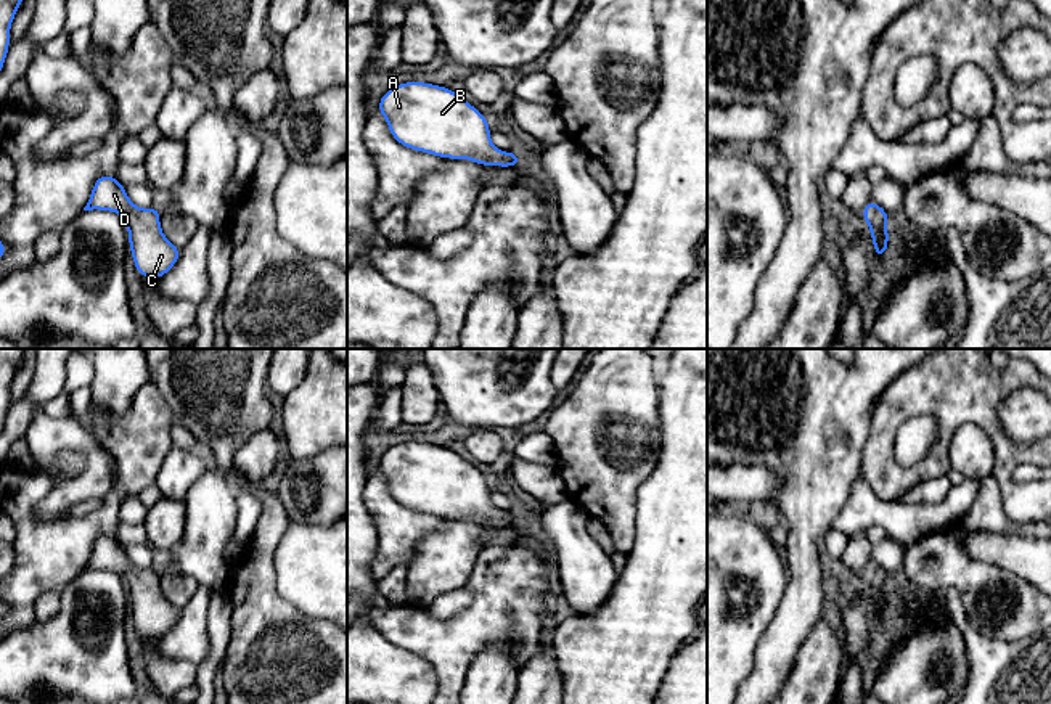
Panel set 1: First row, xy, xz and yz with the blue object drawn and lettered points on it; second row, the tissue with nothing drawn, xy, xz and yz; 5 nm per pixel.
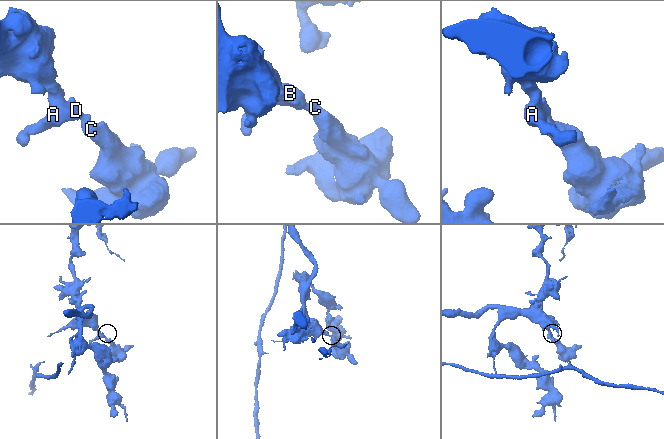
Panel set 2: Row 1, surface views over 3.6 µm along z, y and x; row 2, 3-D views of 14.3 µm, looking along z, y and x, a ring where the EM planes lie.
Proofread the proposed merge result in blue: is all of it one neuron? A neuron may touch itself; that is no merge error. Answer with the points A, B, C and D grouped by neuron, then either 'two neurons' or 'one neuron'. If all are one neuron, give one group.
A B C D | one neuron

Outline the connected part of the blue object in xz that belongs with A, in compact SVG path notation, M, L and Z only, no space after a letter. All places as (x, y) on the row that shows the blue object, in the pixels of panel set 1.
M402 82L391 87L376 109L386 117L394 140L408 149L429 153L444 159L469 159L479 166L521 166L519 153L497 151L490 141L489 119L458 93L427 82Z

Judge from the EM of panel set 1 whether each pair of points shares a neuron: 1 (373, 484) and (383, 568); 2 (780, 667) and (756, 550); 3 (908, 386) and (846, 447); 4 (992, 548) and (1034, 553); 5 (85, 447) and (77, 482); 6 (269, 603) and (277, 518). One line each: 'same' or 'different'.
1: same
2: different
3: different
4: same
5: same
6: same

